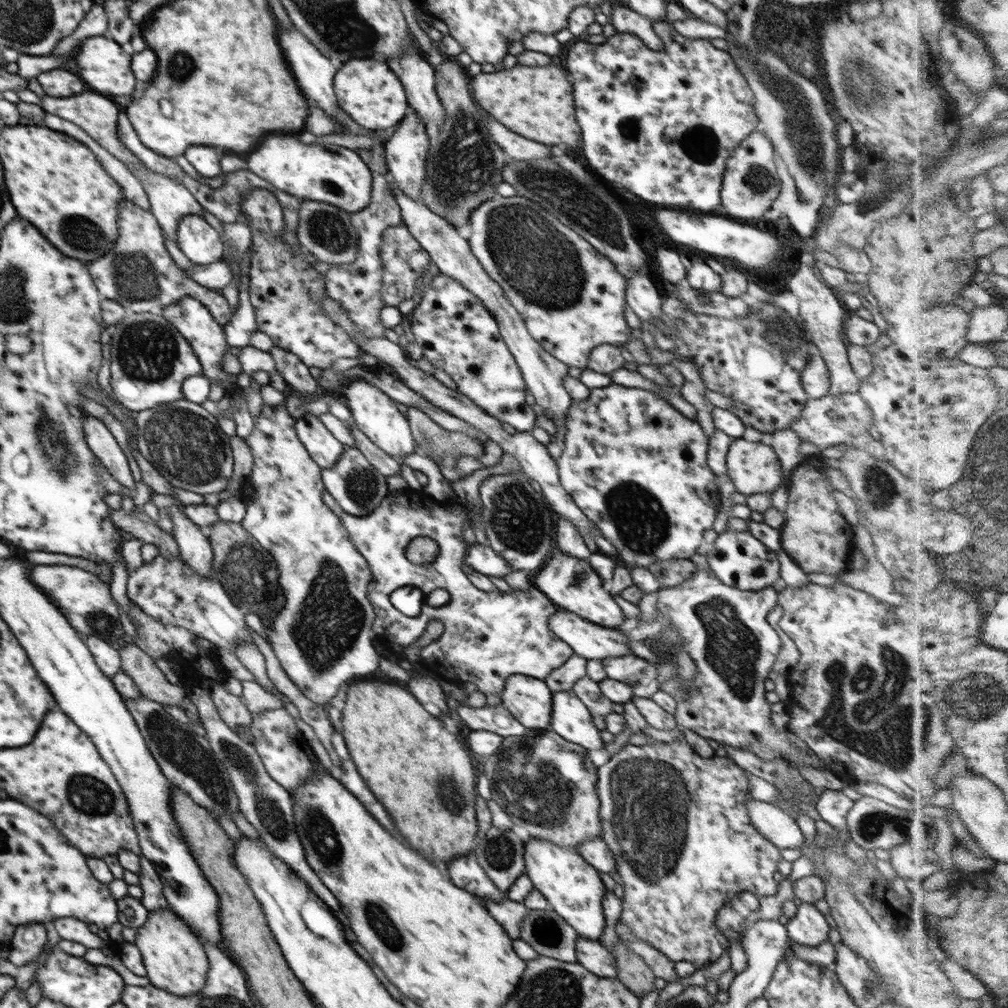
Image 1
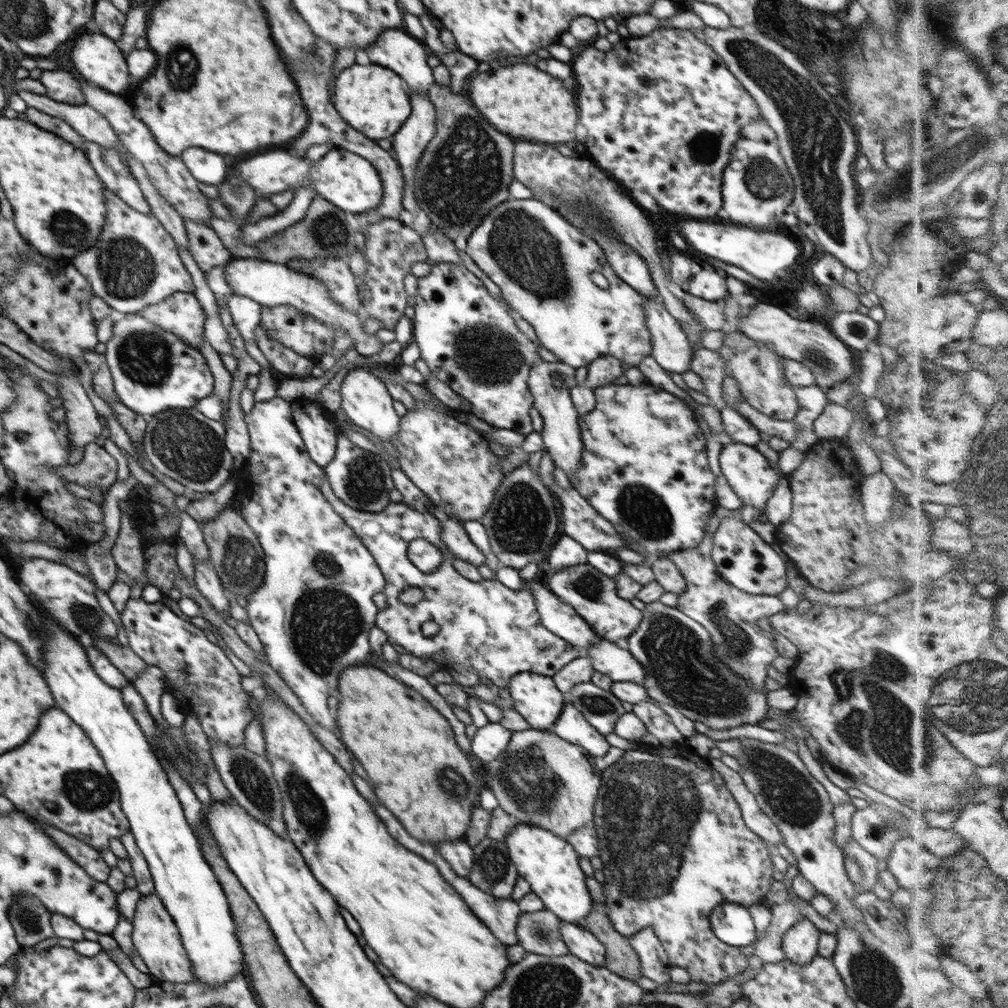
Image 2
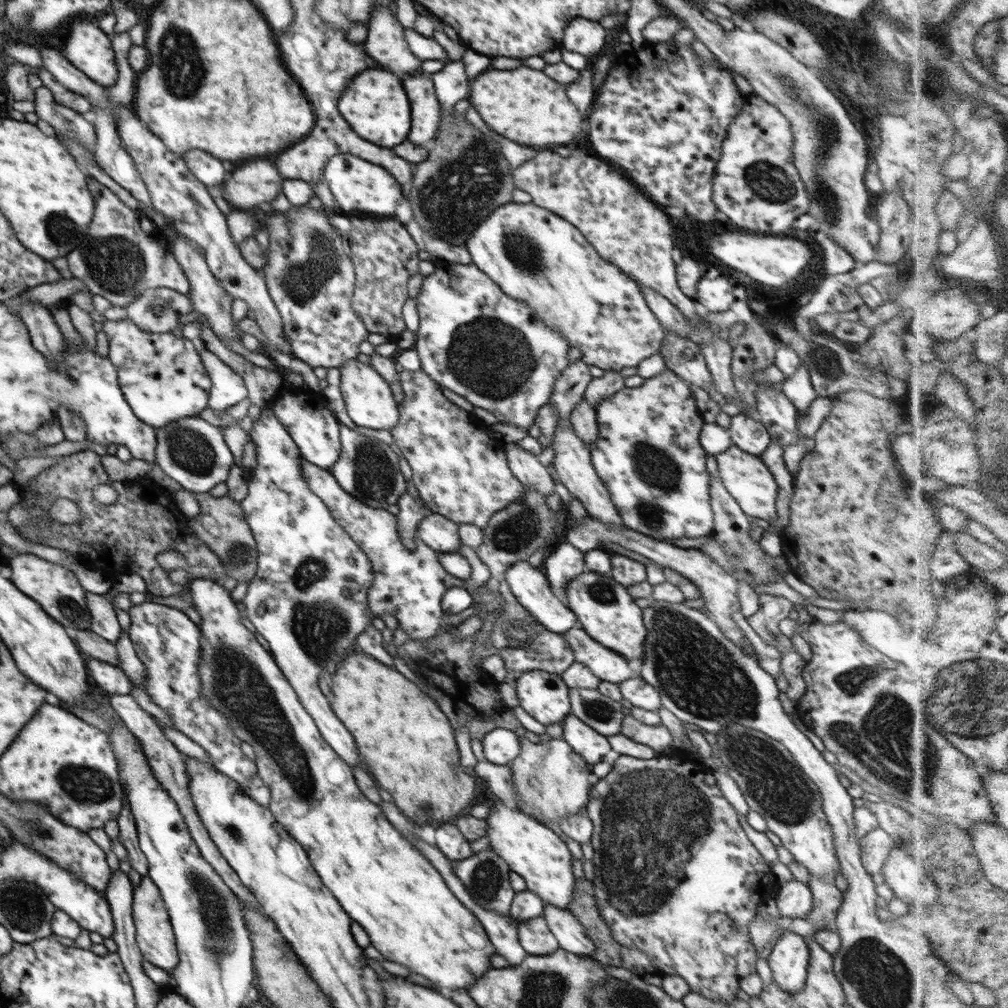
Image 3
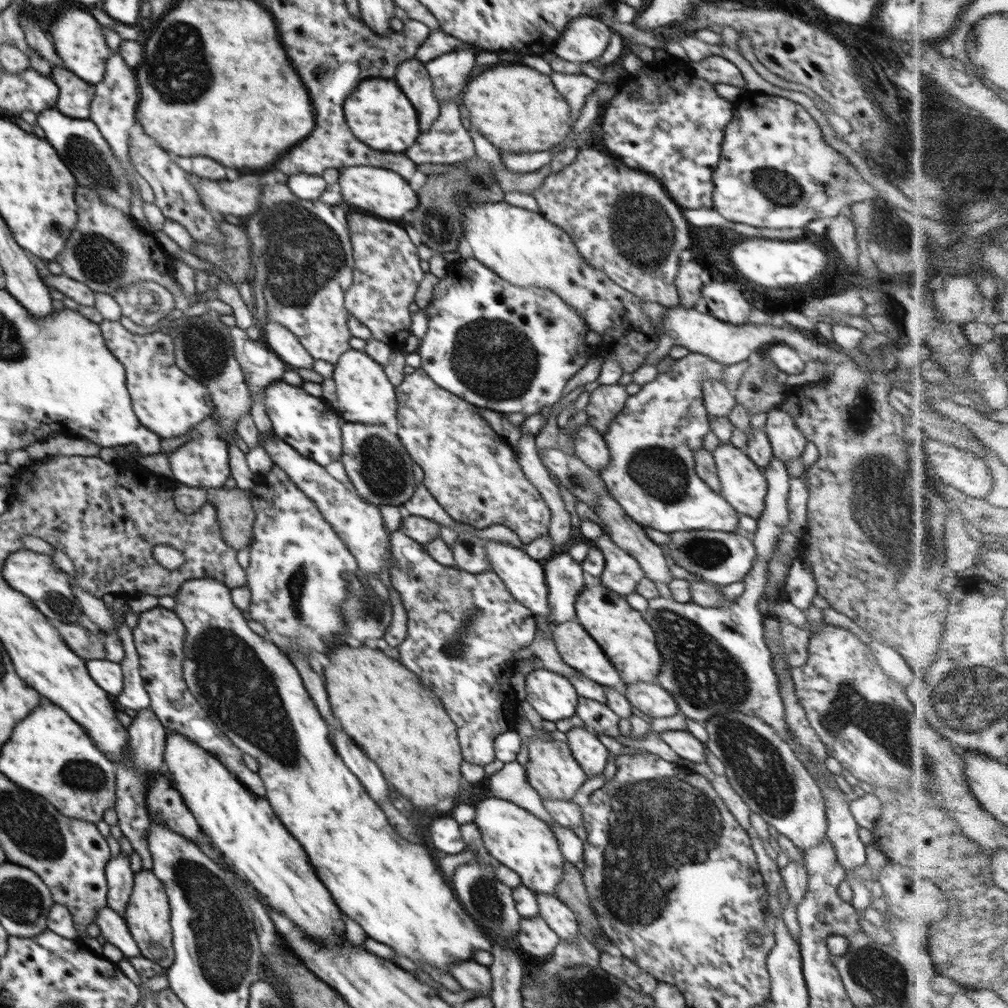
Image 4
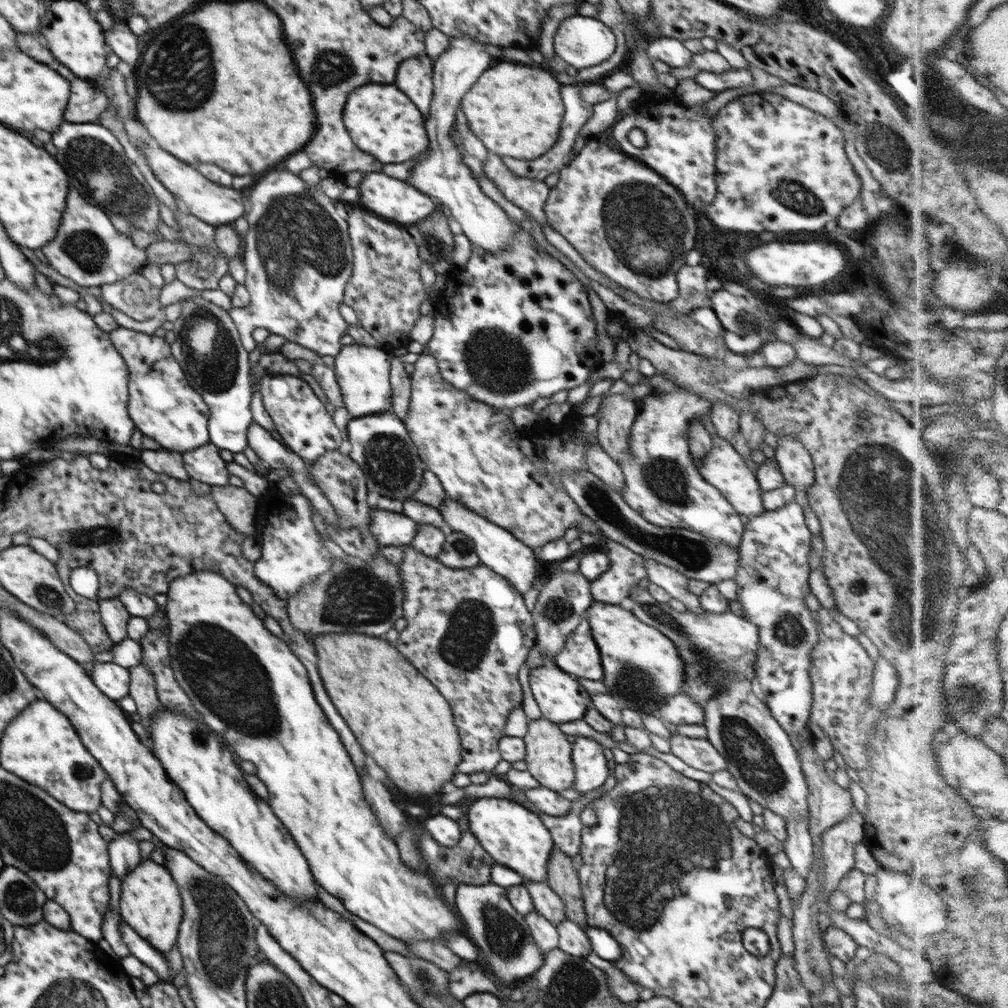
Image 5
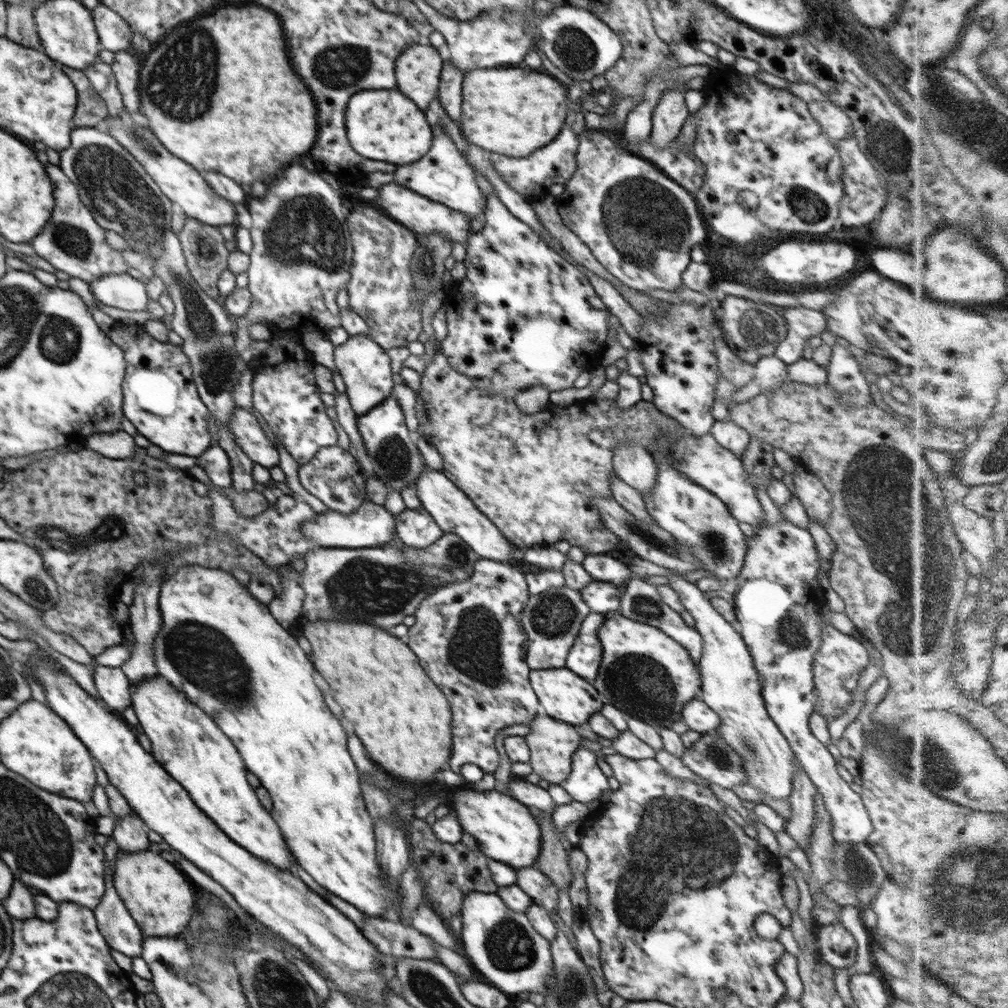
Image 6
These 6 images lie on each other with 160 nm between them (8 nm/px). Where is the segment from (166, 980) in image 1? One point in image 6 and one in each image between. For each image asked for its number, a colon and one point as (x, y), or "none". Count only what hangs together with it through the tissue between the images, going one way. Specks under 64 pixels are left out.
2: (156, 938)
3: (154, 933)
4: (148, 914)
5: (150, 902)
6: (161, 899)

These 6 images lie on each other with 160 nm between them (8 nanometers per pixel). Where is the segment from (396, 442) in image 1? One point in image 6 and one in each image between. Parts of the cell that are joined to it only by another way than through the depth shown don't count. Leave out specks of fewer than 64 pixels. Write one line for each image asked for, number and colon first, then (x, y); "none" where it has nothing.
2: (365, 400)
3: (370, 403)
4: (365, 395)
5: (363, 372)
6: (365, 367)

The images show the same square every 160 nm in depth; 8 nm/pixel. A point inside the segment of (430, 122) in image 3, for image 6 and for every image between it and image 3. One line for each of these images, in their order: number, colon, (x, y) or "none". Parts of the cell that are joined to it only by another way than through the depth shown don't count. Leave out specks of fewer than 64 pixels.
4: (414, 81)
5: (414, 76)
6: (418, 69)

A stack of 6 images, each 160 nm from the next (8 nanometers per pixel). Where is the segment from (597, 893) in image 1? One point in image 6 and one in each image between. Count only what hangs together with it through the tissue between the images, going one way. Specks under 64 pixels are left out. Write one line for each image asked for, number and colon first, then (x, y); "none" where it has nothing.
2: (551, 866)
3: (532, 850)
4: (521, 841)
5: (515, 837)
6: (504, 829)

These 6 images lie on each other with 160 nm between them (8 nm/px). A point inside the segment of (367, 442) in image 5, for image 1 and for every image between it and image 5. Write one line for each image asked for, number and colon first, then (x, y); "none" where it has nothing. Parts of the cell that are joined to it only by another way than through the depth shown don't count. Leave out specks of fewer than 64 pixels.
1: (358, 487)
2: (361, 479)
3: (367, 469)
4: (379, 466)

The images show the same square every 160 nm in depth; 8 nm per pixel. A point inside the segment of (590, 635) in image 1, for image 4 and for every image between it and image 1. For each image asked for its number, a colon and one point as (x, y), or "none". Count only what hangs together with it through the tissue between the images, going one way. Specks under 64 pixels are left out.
2: (560, 619)
3: (529, 585)
4: (524, 577)

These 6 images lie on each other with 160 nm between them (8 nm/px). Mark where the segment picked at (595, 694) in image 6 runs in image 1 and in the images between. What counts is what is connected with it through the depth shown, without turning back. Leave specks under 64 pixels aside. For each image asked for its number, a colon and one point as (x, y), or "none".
1: (528, 699)
2: (535, 697)
3: (545, 696)
4: (552, 696)
5: (561, 698)

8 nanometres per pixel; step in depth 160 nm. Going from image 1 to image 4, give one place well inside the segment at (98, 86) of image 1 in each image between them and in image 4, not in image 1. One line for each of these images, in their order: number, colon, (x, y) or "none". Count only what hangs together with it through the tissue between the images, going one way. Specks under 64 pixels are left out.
2: (96, 57)
3: (89, 49)
4: (79, 39)

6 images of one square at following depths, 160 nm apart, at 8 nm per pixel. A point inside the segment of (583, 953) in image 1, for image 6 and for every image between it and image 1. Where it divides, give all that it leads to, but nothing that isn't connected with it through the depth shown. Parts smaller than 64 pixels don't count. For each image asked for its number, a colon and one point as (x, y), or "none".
2: (582, 943)
3: (571, 935)
4: (560, 918)
5: (546, 901)
6: (543, 892)

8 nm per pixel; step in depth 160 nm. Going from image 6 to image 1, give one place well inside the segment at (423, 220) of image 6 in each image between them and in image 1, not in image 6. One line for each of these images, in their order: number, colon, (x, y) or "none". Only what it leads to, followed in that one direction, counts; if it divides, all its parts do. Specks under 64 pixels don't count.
1: (336, 175)
2: (350, 182)
3: (356, 184)
4: (385, 194)
5: (382, 195)

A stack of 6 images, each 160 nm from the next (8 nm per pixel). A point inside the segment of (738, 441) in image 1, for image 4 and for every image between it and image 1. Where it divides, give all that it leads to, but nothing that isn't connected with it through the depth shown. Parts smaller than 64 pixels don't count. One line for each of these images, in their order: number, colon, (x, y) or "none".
2: (753, 479)
3: (745, 476)
4: (742, 483)

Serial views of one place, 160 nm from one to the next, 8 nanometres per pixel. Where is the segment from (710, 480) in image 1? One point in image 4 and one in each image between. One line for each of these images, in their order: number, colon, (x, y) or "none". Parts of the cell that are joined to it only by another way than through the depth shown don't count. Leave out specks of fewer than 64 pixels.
2: (644, 467)
3: (648, 455)
4: (652, 442)

